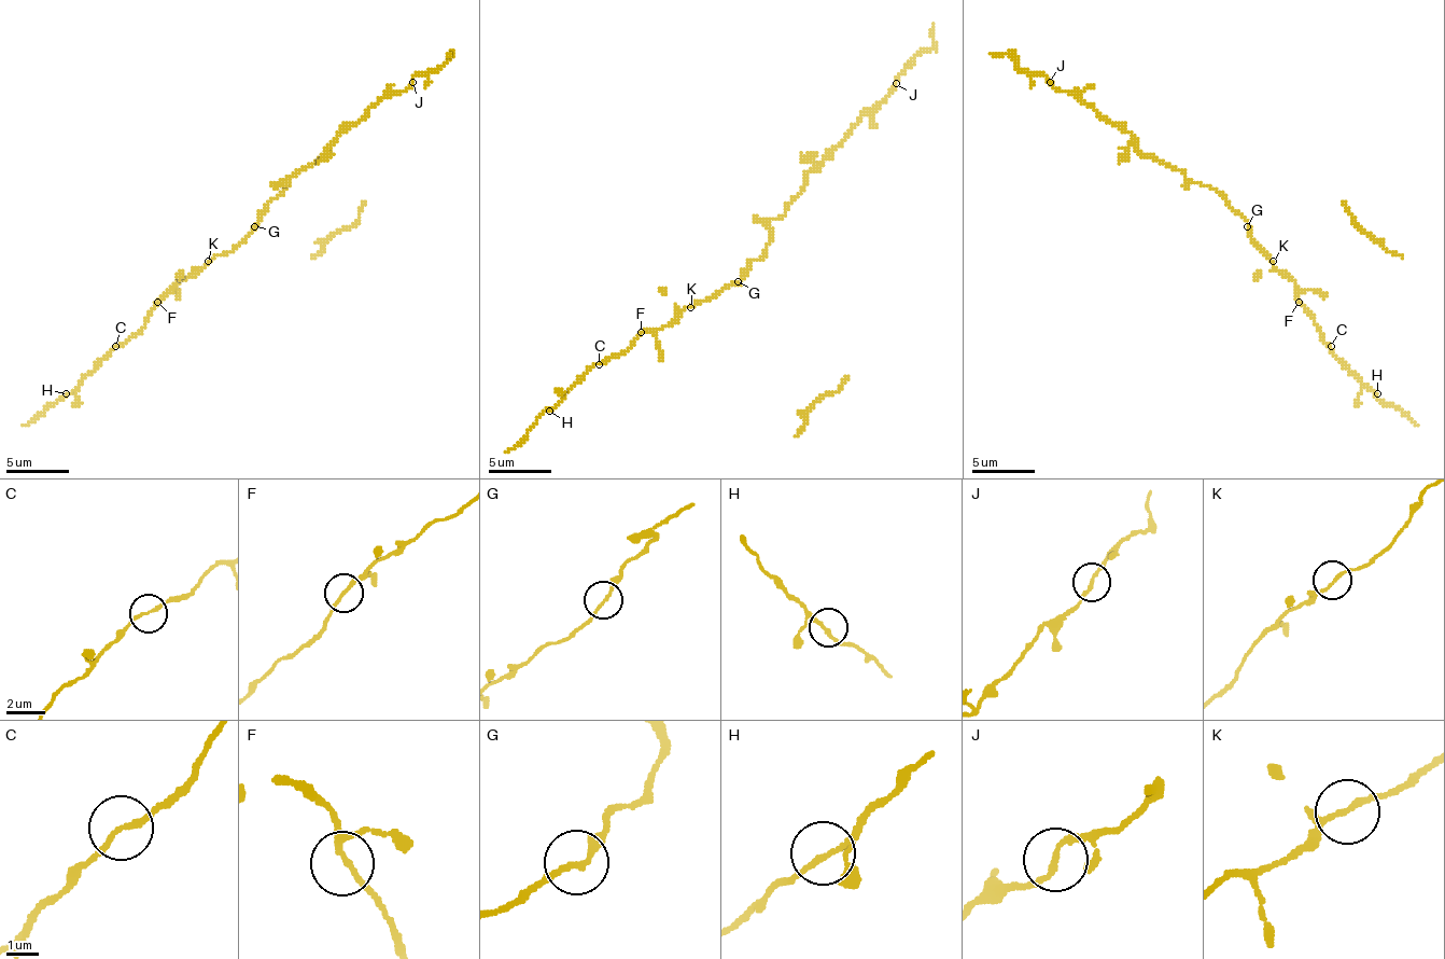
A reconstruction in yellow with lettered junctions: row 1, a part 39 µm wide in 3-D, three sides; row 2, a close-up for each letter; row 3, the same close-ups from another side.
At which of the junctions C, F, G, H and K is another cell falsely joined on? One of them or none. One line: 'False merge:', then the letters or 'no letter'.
False merge: G

